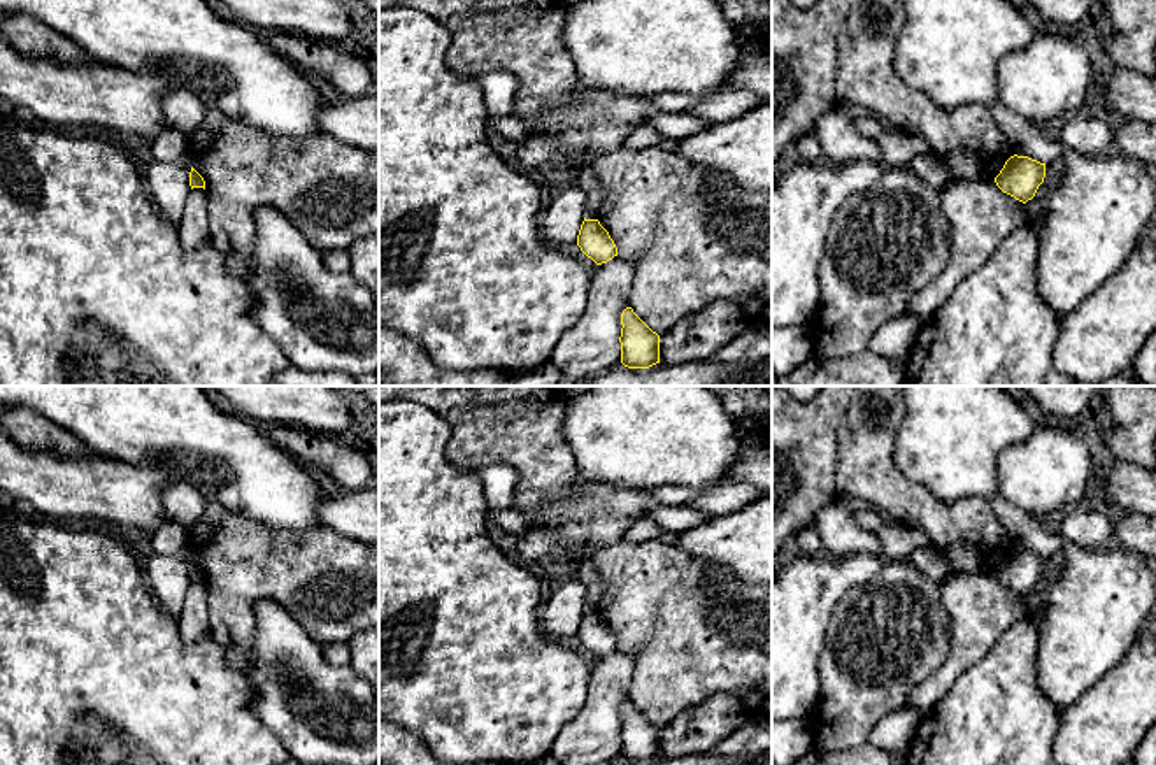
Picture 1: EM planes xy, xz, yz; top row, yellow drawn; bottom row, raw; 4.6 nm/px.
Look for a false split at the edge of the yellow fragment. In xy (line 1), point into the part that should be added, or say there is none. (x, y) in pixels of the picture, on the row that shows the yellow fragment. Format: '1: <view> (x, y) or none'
1: none

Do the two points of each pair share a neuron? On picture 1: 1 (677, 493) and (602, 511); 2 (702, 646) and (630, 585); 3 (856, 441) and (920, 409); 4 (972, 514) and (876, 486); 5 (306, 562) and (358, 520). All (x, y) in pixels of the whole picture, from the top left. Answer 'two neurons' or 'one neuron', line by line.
1: two neurons
2: one neuron
3: two neurons
4: one neuron
5: two neurons

